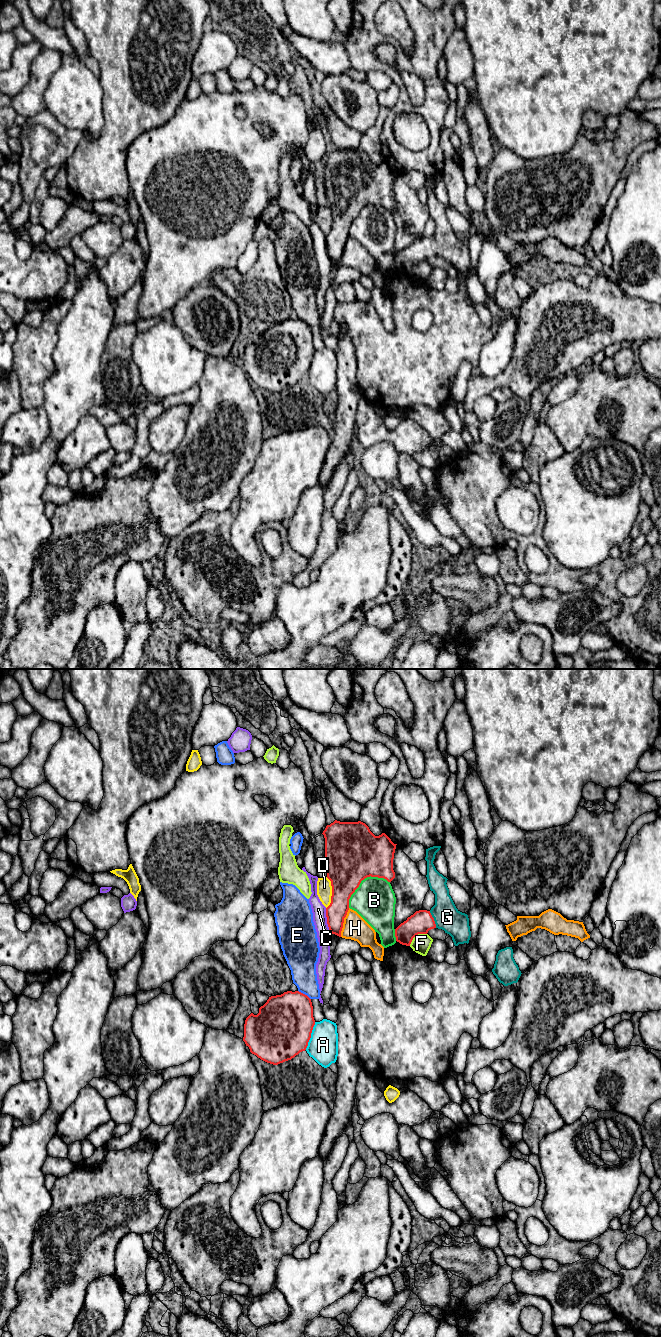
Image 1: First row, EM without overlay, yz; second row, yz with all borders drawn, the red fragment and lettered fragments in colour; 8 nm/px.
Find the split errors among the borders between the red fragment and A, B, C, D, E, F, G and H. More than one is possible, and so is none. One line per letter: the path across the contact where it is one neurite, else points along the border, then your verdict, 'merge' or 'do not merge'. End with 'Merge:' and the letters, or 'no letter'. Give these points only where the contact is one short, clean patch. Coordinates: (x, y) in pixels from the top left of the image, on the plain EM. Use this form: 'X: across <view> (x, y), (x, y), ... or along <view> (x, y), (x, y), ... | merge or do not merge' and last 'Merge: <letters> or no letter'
A: do not merge
B: do not merge
C: do not merge
D: do not merge
E: do not merge
F: do not merge
G: across yz (421, 249), (433, 247), (447, 245) | merge
H: do not merge
Merge: G

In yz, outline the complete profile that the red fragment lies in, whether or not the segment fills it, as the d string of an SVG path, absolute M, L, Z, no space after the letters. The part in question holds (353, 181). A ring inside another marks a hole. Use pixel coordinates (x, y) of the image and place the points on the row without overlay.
M335 148L326 154L322 162L325 166L327 206L332 214L331 231L326 236L327 252L332 262L341 265L344 246L349 238L349 227L361 209L370 204L384 206L388 210L395 206L393 187L397 172L394 172L385 161L375 164L361 149Z

